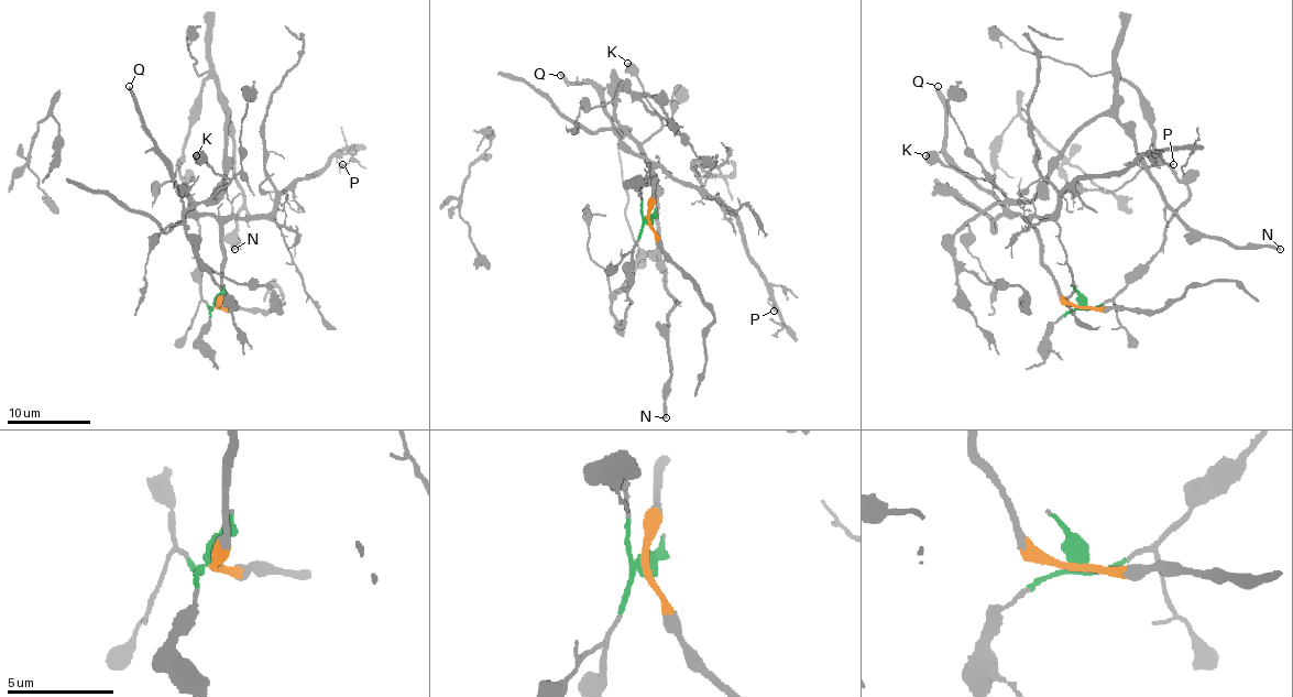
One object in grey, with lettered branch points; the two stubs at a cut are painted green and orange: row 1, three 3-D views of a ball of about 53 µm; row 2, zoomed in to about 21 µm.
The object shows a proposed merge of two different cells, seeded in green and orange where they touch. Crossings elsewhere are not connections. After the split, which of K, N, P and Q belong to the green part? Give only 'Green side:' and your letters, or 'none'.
Green side: K, N

